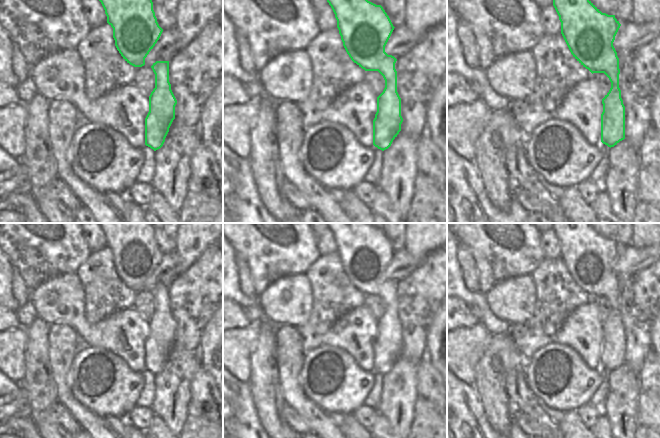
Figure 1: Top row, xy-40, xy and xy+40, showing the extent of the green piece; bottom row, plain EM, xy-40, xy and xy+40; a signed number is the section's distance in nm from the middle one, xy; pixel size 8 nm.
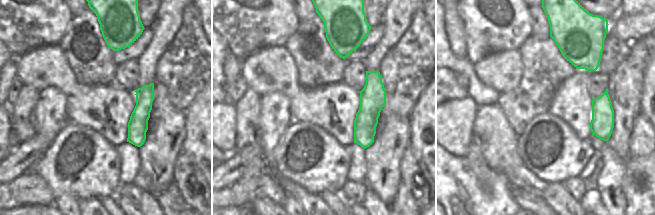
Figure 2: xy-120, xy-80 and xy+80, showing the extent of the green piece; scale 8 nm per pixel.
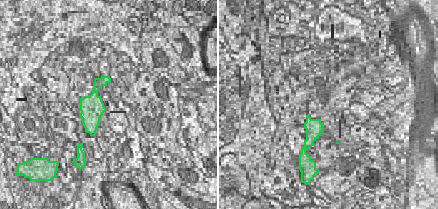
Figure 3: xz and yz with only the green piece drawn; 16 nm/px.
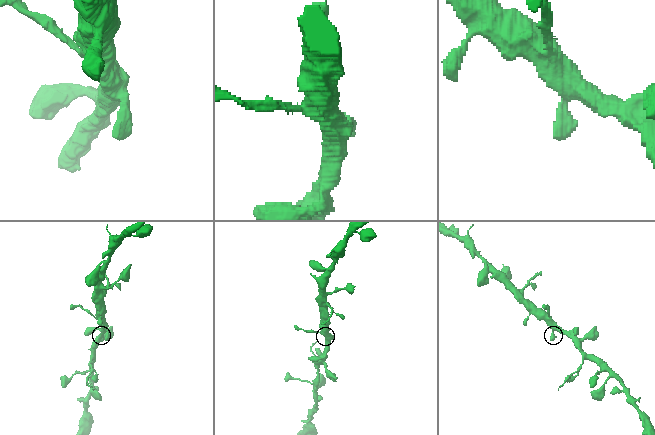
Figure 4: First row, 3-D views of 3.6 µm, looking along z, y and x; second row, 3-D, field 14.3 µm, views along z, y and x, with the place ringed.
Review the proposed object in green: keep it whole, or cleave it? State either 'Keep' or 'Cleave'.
Keep.

